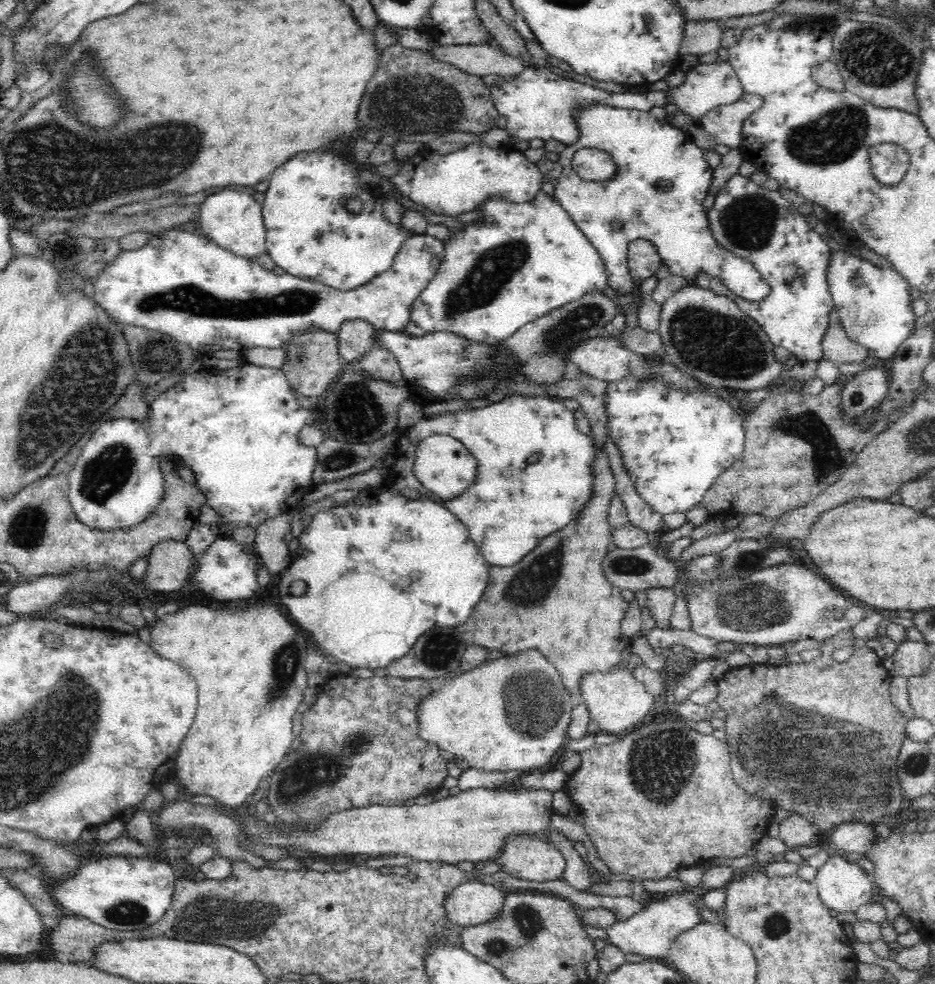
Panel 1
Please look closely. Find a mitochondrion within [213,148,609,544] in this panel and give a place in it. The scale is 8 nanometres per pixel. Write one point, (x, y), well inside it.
(490, 270)

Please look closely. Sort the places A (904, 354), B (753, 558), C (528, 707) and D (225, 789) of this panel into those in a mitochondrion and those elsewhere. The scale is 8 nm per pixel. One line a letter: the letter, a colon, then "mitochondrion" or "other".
A: other
B: mitochondrion
C: mitochondrion
D: other

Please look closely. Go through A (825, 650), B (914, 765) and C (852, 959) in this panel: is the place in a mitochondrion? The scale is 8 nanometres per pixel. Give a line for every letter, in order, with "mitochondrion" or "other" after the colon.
A: other
B: mitochondrion
C: other

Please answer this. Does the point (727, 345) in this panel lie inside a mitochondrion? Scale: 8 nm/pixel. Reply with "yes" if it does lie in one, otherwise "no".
yes

